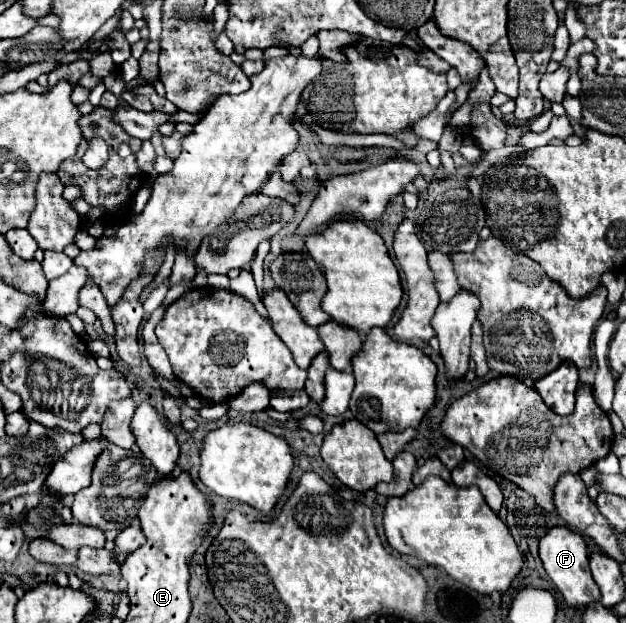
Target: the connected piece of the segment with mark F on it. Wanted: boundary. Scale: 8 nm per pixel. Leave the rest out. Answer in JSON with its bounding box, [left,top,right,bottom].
[539,527,601,607]

